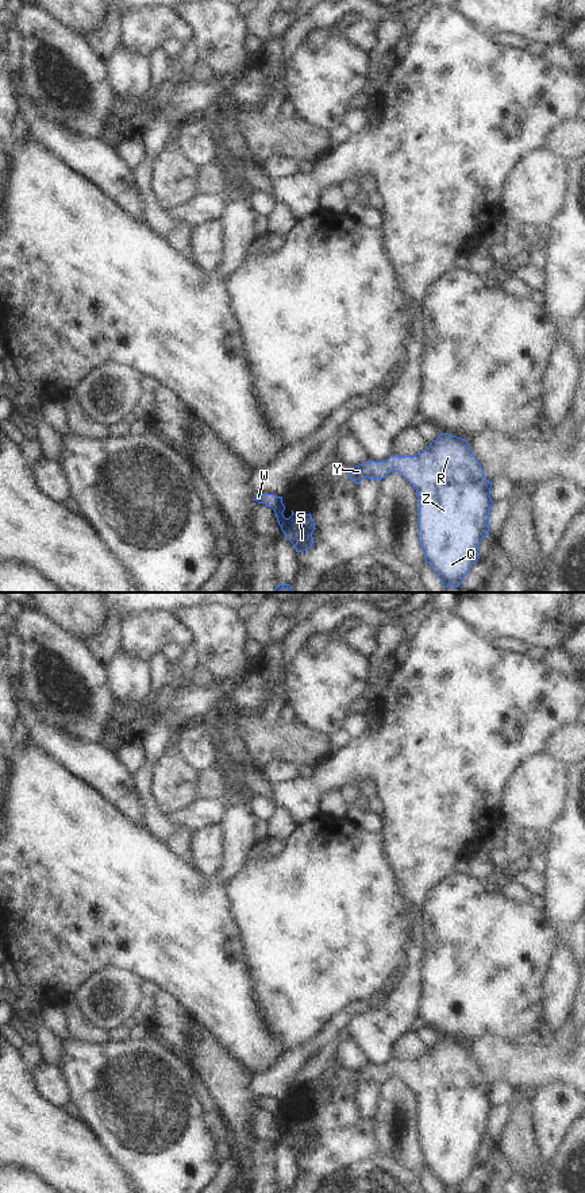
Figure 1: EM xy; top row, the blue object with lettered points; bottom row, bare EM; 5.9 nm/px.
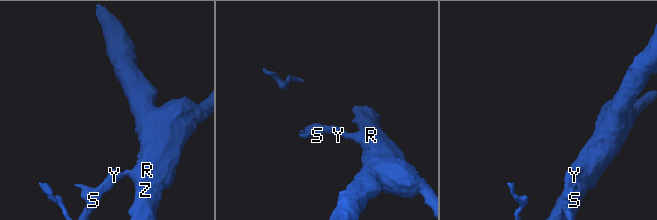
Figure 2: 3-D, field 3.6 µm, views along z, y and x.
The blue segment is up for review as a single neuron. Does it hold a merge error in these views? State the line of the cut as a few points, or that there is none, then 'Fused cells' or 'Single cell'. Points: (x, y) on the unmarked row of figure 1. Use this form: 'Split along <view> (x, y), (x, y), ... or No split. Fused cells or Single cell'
No split. Single cell.

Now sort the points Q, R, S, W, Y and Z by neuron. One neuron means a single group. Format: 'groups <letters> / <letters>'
groups Q R S W Y Z

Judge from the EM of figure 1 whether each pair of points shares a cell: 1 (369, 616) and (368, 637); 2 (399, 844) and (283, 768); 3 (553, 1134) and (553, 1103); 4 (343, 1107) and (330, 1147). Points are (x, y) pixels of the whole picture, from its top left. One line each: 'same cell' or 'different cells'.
1: different cells
2: different cells
3: same cell
4: same cell

